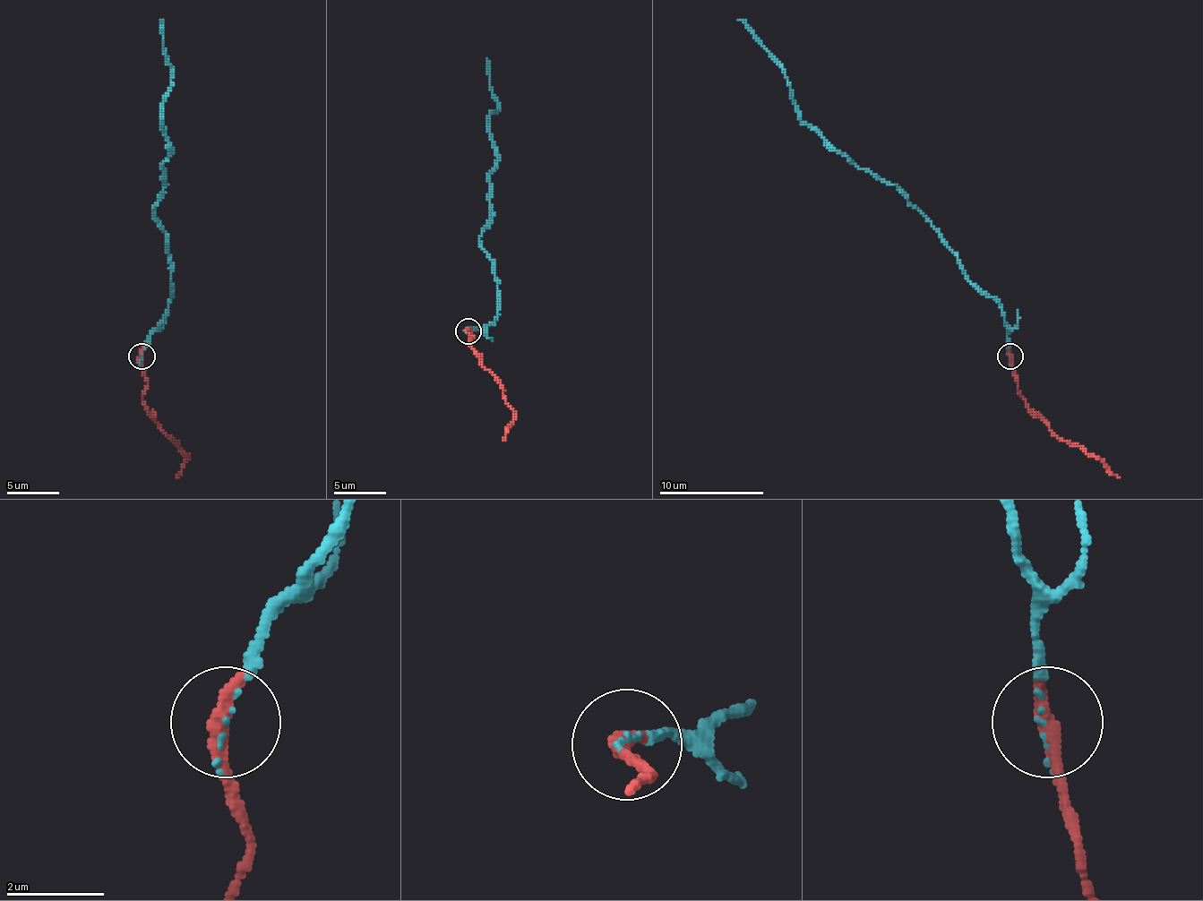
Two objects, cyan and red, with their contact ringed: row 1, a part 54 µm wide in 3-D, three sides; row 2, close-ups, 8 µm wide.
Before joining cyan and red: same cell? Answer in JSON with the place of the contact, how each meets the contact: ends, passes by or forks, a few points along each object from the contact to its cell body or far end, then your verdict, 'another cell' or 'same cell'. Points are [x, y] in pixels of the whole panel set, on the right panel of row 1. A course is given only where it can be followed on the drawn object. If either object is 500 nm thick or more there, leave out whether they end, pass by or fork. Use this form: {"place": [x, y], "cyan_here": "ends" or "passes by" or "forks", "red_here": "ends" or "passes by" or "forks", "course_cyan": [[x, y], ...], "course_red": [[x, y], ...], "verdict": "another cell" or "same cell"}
{"place": [1010, 356], "cyan_here": "ends", "red_here": "ends", "course_cyan": [[1009, 357], [1007, 323], [941, 234], [895, 184], [858, 169], [801, 119], [782, 64], [738, 20]], "course_red": [[1009, 357], [1018, 389], [1026, 404], [1060, 438], [1078, 443], [1120, 477]], "verdict": "same cell"}

